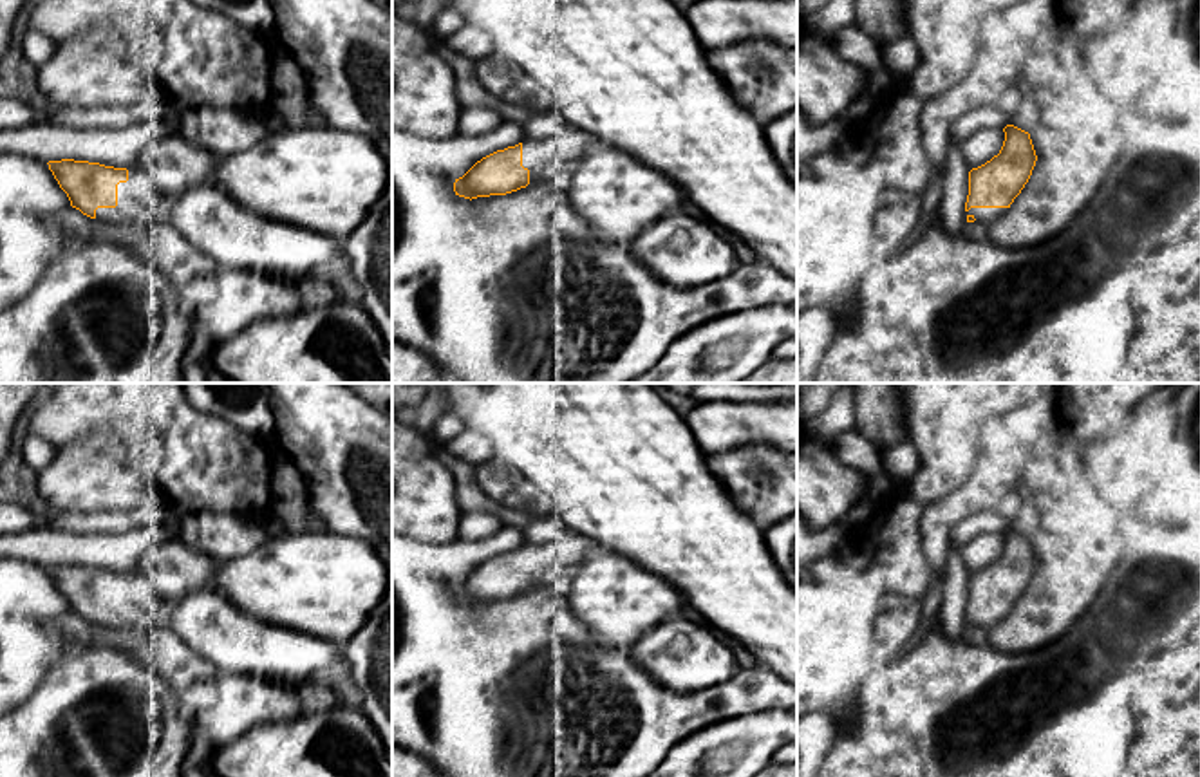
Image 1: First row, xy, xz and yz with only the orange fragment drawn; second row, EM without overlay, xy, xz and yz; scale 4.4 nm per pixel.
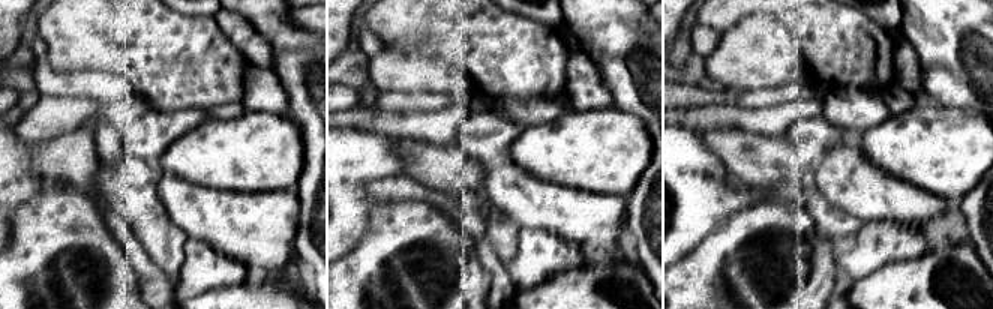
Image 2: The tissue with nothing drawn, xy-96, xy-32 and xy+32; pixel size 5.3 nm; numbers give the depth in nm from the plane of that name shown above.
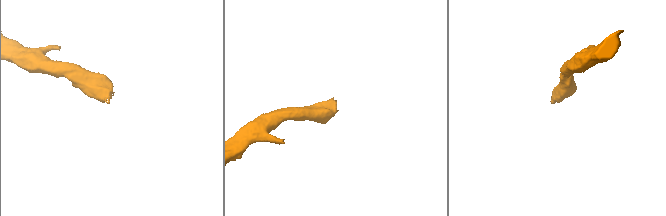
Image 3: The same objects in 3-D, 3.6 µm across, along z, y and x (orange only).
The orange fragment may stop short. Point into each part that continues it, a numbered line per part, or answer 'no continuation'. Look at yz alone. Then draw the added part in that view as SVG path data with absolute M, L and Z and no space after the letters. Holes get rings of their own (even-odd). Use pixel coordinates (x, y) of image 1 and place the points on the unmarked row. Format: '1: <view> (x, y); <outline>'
1: yz (985, 620); M970 613L967 620L972 620L976 625L983 629L990 629L996 623L999 623L1005 616L1007 613Z

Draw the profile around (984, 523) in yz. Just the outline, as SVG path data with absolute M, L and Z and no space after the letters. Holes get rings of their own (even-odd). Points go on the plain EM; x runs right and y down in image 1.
M996 510L980 511L976 515L961 519L951 529L951 546L961 549L969 540L978 535L1003 535L1007 529L1010 529L1010 522L1005 520Z

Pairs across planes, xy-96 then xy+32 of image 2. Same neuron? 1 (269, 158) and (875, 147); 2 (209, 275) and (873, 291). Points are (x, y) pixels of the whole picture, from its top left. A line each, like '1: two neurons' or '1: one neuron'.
1: one neuron
2: two neurons

